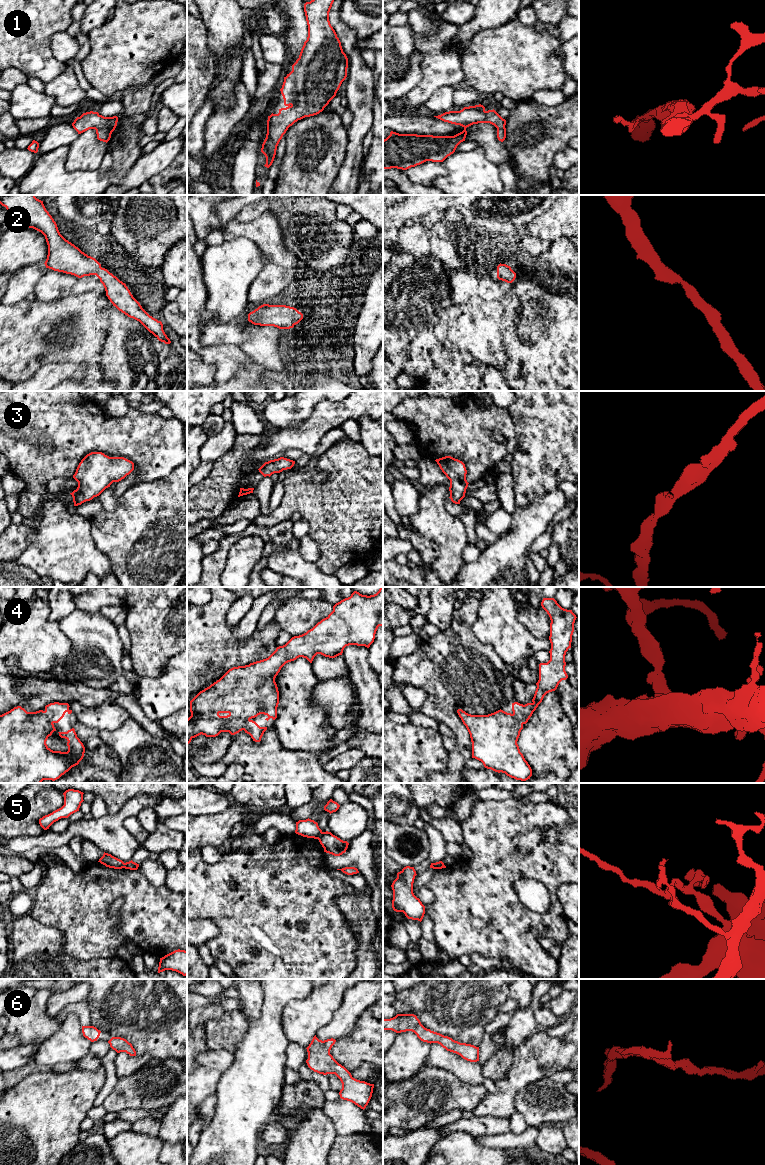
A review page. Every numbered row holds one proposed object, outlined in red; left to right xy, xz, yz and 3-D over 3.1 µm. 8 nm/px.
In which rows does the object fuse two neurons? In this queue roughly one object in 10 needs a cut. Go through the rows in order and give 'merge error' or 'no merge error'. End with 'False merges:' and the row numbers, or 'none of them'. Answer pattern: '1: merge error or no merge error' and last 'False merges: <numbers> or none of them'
1: no merge error
2: no merge error
3: no merge error
4: no merge error
5: merge error
6: no merge error
False merges: 5

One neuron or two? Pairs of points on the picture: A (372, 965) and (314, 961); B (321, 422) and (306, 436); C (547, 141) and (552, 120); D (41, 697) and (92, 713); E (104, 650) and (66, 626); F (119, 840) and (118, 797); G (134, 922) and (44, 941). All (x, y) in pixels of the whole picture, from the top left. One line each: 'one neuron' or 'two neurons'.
A: two neurons
B: one neuron
C: one neuron
D: two neurons
E: one neuron
F: two neurons
G: two neurons

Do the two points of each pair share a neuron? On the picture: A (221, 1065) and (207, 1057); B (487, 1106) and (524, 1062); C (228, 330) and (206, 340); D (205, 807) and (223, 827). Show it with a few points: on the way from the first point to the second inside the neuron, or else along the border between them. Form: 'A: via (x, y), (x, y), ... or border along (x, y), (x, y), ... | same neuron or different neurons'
A: via (218, 1062), (215, 1059), (210, 1059) | same neuron
B: via (498, 1097), (521, 1073) | same neuron
C: via (223, 334), (213, 334), (211, 336) | same neuron
D: border along (232, 805), (219, 814), (197, 816) | different neurons

